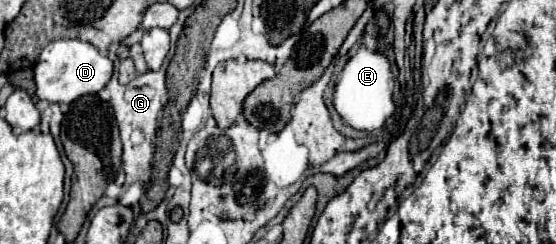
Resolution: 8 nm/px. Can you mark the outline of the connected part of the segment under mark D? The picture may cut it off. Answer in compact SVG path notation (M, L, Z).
M61 39L61 41L51 41L41 51L33 73L39 99L45 99L49 103L73 103L81 95L99 93L113 75L113 63L107 55L97 51L87 41Z

